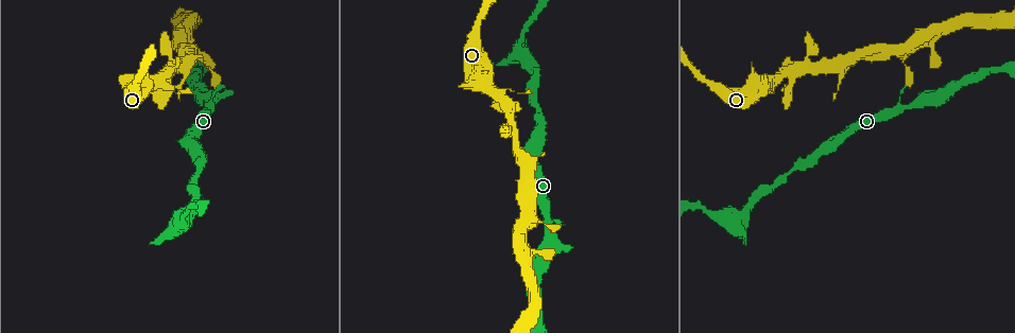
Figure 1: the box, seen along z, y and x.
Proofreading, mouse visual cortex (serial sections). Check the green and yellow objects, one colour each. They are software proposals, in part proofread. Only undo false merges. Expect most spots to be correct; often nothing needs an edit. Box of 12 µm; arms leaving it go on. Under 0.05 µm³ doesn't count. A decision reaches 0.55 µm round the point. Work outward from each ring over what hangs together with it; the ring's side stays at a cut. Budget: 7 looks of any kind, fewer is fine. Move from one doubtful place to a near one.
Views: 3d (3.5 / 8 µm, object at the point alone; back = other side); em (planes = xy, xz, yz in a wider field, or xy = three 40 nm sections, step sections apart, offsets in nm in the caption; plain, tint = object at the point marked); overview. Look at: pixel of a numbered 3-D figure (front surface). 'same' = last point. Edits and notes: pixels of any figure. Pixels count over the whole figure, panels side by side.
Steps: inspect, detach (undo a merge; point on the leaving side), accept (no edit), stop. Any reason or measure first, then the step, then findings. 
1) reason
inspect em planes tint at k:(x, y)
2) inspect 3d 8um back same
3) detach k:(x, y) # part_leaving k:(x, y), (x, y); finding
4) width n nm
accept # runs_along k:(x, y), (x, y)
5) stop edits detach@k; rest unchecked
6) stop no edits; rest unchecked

thick turns thin
inspect 3d 3.5um at 1:(172, 56)

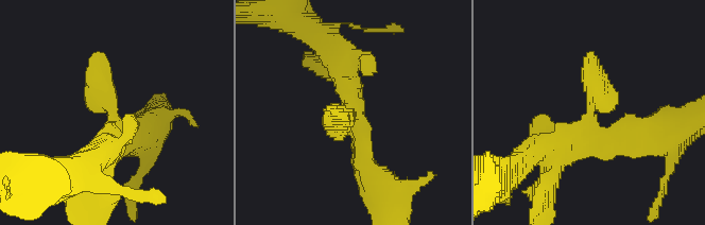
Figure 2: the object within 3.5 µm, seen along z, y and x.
shape alone is not enough
inspect em planes tint at 2:(352, 113)

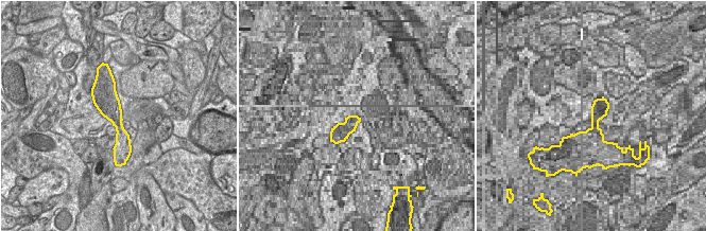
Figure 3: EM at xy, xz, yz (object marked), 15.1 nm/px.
cut it another way
inspect em xy step 3 tint same

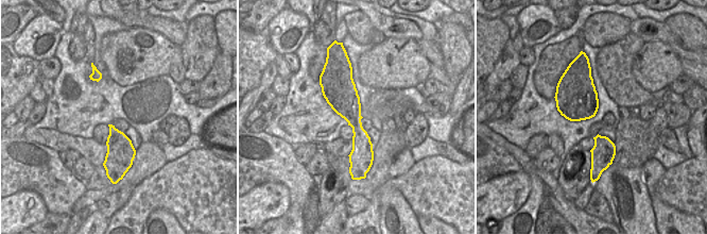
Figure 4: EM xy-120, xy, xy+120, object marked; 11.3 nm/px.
accept # runs_along 4:(346, 71), (346, 103), (363, 162); one cell here

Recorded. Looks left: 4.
narrows sharply
inspect 3d 3.5um at 1:(542, 223)

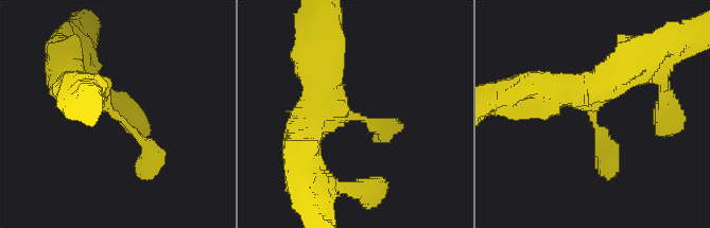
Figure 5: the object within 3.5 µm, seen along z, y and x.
now the EM
inspect em xy step 1 tint at 5:(361, 118)

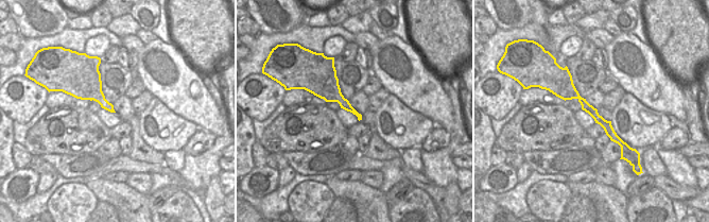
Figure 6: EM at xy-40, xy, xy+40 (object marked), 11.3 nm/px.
accept # runs_along 5:(81, 88), (149, 146), (142, 176); all the same cell

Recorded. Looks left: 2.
stop no edits; rest unchecked

